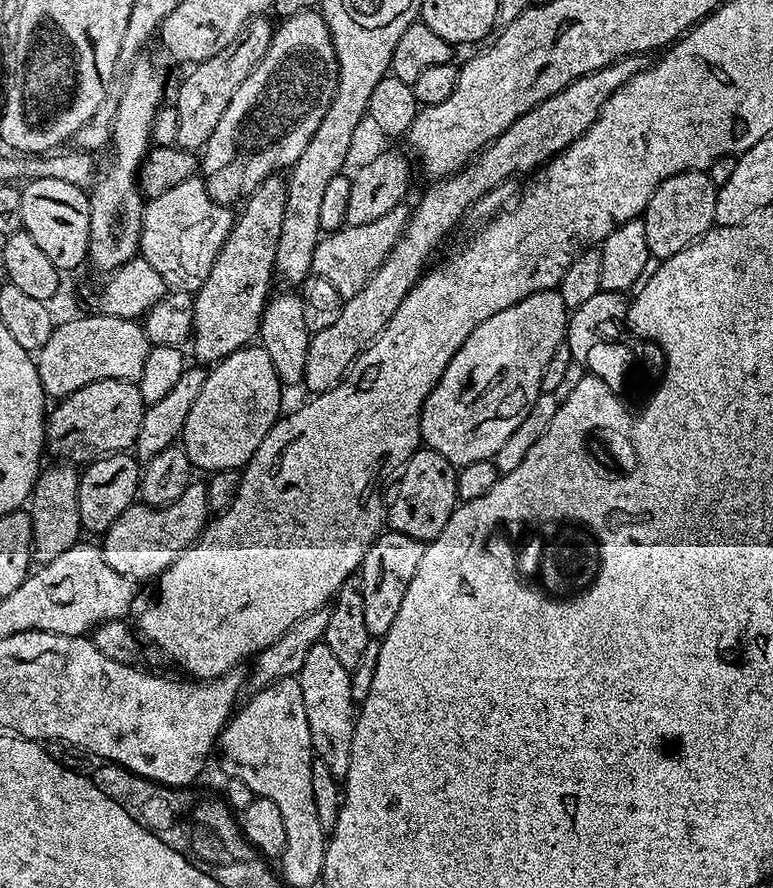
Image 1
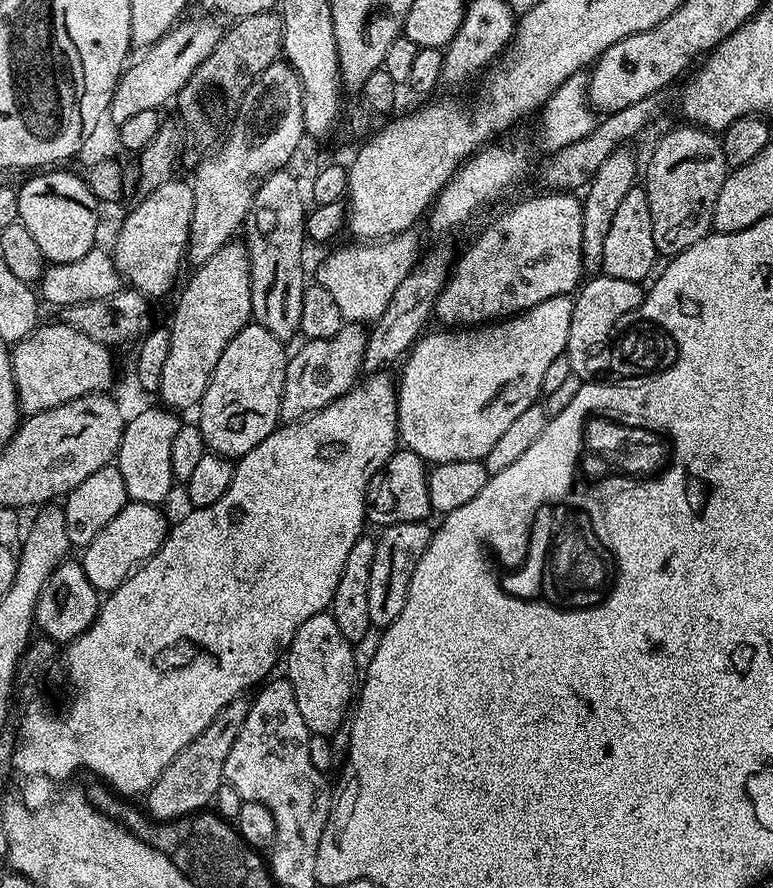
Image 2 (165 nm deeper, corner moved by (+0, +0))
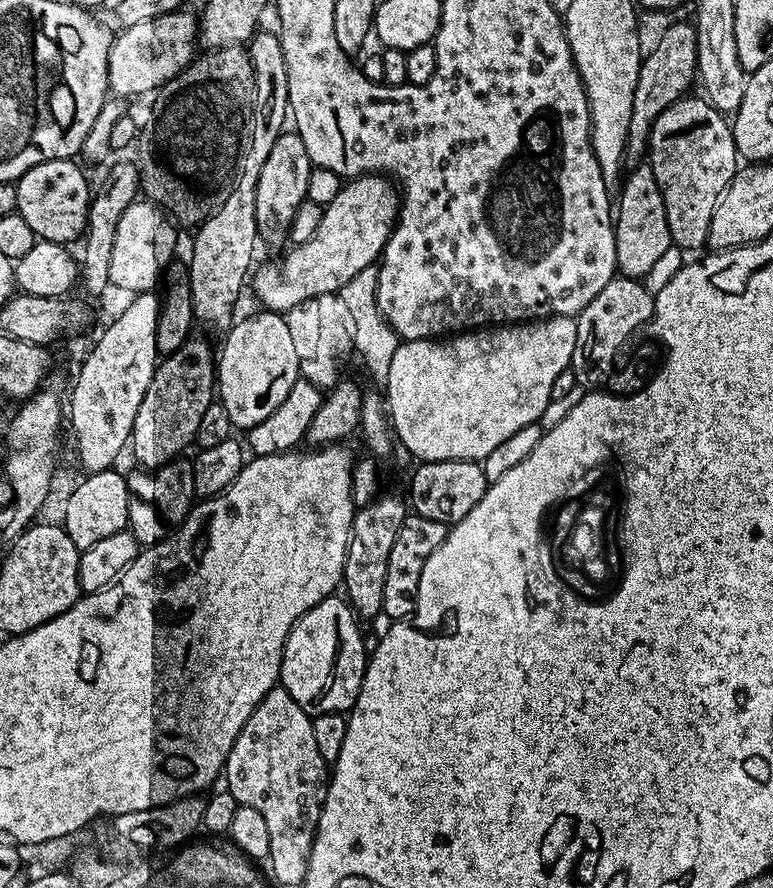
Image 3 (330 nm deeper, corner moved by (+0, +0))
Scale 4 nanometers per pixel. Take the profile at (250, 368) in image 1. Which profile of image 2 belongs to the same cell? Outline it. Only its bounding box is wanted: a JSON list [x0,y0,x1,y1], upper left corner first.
[198,322,289,458]

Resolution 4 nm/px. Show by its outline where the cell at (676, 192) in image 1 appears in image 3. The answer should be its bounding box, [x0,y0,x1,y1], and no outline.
[646,99,738,250]

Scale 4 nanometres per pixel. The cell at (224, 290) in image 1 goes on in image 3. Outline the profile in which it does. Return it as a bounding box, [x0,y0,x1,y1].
[130,338,216,470]

